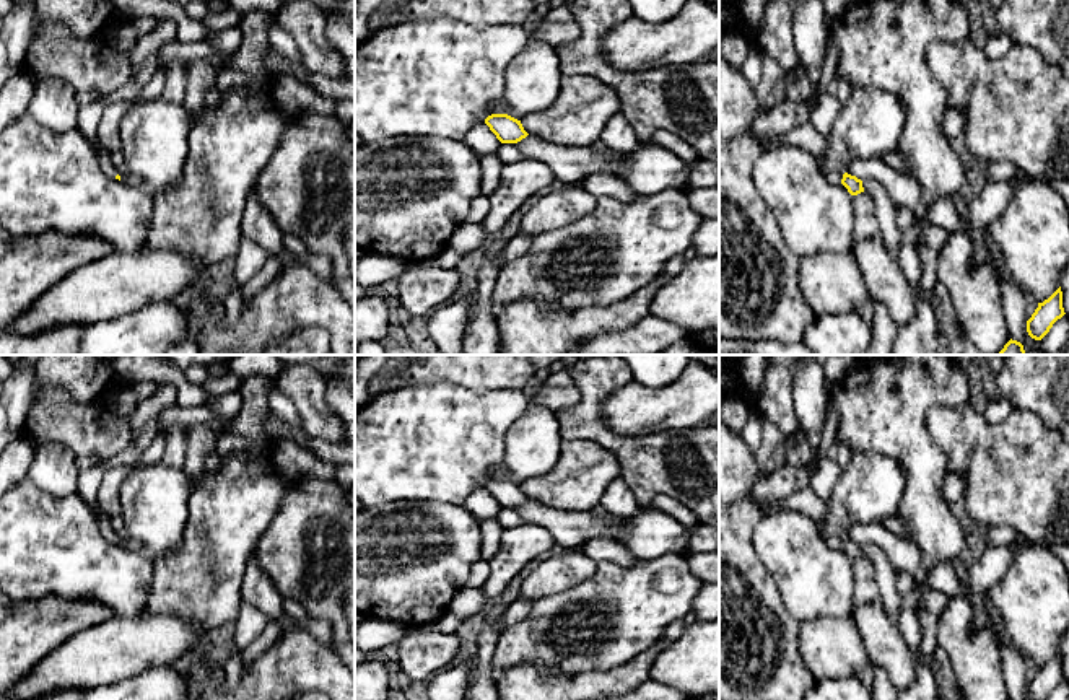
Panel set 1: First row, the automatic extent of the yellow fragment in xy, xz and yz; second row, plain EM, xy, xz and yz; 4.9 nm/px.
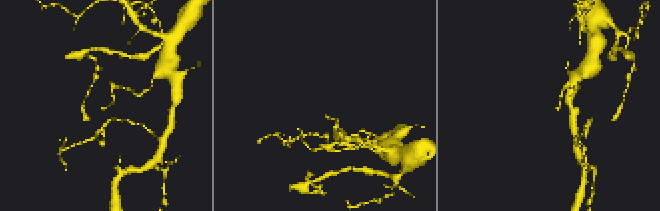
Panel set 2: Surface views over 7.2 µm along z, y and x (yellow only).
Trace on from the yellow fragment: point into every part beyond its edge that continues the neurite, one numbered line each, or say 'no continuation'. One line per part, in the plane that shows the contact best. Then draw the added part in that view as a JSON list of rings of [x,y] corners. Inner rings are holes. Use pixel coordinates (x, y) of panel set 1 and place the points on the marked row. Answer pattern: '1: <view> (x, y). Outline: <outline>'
no continuation

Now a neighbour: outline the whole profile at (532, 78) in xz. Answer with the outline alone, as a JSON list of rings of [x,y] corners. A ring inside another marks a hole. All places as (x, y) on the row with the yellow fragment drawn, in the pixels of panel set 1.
[[[529,42],[506,68],[503,103],[506,114],[521,120],[552,106],[561,80],[556,49]]]

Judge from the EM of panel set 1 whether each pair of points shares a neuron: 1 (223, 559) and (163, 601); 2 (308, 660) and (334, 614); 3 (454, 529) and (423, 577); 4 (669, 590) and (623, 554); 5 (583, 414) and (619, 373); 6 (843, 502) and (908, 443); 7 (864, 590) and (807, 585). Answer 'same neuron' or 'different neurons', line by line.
1: same neuron
2: different neurons
3: same neuron
4: different neurons
5: same neuron
6: different neurons
7: different neurons

